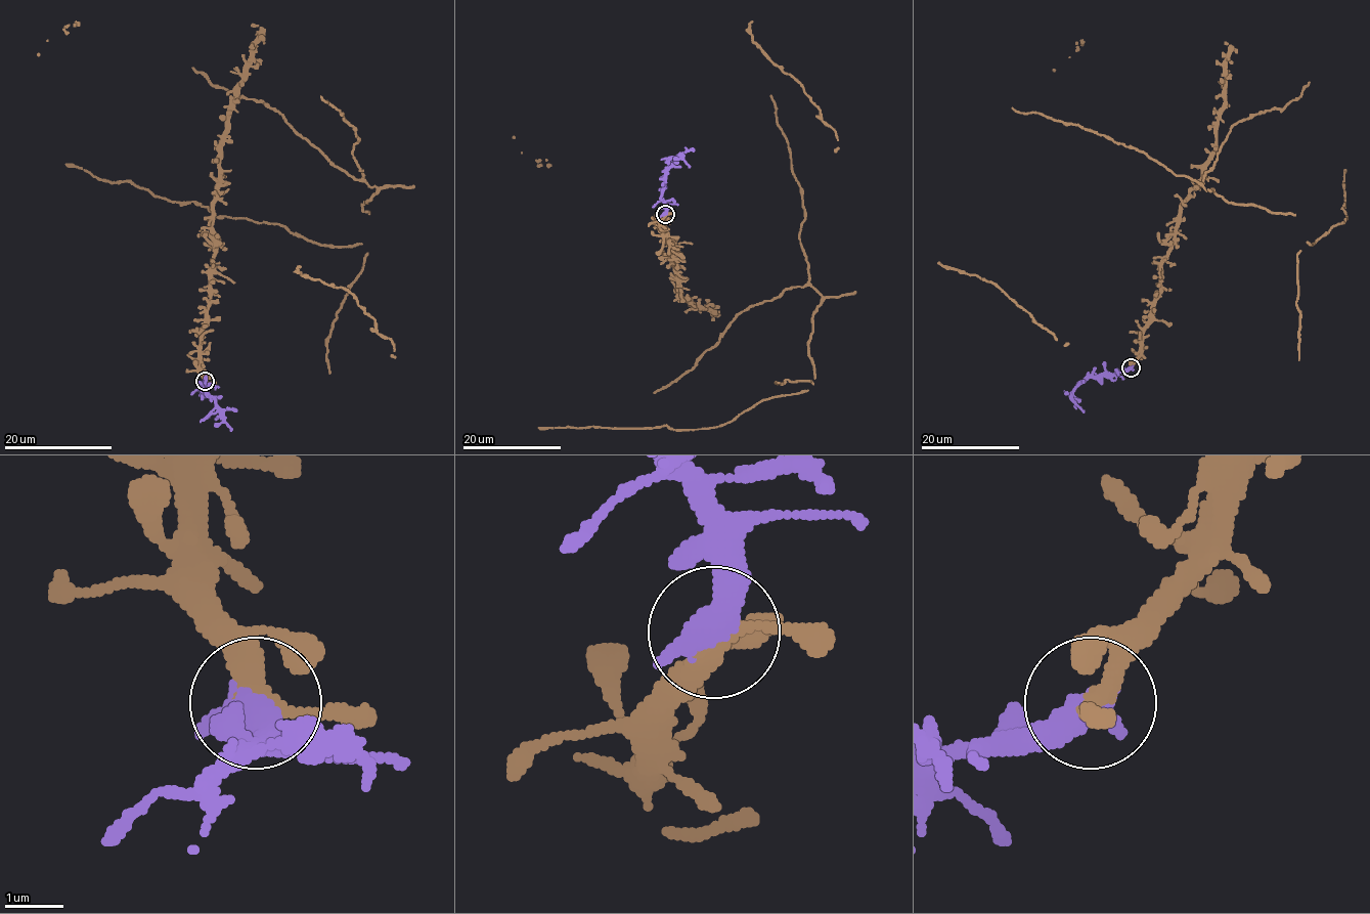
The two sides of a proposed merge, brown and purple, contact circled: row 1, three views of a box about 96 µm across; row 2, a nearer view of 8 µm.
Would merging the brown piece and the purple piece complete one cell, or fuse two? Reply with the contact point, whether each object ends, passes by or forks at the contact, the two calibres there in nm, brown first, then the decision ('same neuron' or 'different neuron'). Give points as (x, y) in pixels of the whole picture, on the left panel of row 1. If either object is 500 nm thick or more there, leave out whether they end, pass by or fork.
place (205, 381); brown passes by; purple passes by; calibres 280 and 420 nm; same neuron

